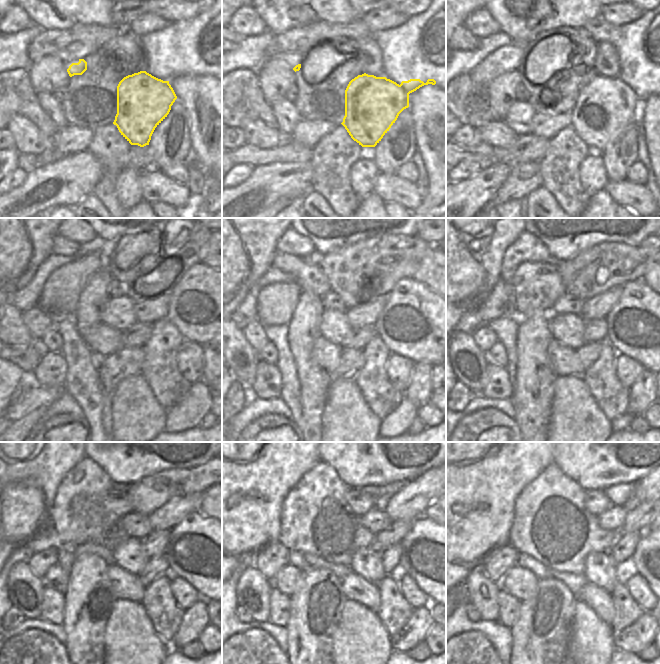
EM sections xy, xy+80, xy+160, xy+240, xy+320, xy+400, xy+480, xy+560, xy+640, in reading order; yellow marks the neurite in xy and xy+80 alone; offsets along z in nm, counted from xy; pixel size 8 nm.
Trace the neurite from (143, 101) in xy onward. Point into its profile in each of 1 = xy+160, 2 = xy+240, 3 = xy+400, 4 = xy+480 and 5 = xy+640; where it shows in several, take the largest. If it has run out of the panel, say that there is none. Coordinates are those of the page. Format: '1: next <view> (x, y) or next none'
1: next xy+160 (605, 106)
2: next xy+240 (191, 317)
3: next xy+400 (643, 325)
4: next xy+480 (201, 550)
5: next xy+640 (649, 557)

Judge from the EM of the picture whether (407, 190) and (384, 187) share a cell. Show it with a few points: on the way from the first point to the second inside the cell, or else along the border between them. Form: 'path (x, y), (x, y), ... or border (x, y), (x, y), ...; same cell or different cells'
path (401, 190), (390, 188); same cell

